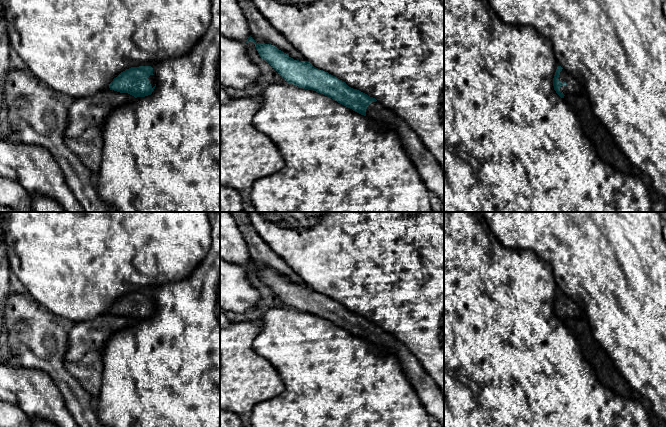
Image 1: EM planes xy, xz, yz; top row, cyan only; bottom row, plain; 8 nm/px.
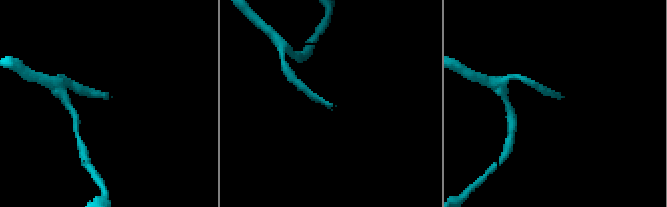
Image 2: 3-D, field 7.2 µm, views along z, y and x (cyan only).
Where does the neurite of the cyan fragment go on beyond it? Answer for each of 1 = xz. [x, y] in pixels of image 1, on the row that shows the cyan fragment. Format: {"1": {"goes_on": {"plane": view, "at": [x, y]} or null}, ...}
{"1": {"goes_on": {"plane": "xz", "at": [432, 174]}}}

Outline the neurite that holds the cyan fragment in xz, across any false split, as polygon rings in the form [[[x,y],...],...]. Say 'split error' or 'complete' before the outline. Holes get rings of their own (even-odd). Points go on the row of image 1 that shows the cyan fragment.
split error; [[[251,36],[248,37],[246,43],[248,42],[255,44],[260,57],[287,83],[321,93],[368,117],[378,126],[395,131],[425,186],[444,203],[444,170],[403,118],[375,98],[349,87],[344,81],[314,67],[308,61],[294,60],[271,44],[256,43]]]

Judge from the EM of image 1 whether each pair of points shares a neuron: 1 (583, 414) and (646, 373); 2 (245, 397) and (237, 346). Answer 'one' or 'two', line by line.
1: two
2: one

